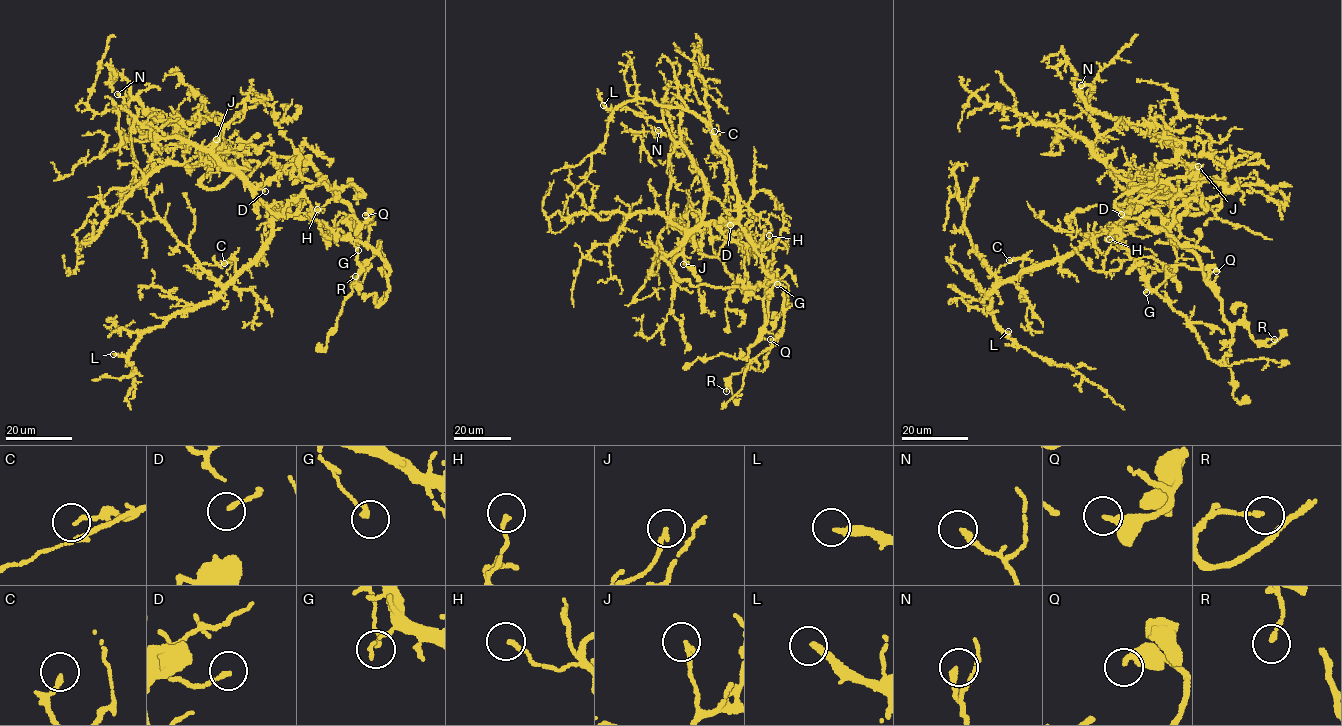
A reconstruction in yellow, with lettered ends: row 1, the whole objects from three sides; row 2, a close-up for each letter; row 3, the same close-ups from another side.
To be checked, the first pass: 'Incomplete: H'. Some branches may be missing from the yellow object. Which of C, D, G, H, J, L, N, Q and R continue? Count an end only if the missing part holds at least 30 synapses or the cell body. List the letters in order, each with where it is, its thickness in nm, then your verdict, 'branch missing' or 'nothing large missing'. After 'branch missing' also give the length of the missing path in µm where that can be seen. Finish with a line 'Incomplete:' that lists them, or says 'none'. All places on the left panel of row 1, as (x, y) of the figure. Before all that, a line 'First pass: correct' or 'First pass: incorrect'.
First pass: incorrect
C: at (224, 263); 150 nm thick; nothing large missing
D: at (265, 191); 150 nm thick; nothing large missing
G: at (358, 250); 170 nm thick; nothing large missing
H: at (317, 209); 150 nm thick; nothing large missing
J: at (216, 139); 150 nm thick; nothing large missing
L: at (113, 354); 260 nm thick; branch missing; about 30 µm are missing
N: at (117, 94); 220 nm thick; nothing large missing
Q: at (365, 215); 380 nm thick; nothing large missing
R: at (355, 276); 170 nm thick; nothing large missing
Incomplete: L

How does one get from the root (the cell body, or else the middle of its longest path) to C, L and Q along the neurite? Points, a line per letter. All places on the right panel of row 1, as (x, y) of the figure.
C: (1138, 189), (1131, 194), (1127, 214), (1119, 223), (1093, 235), (1071, 252), (1022, 272), (1021, 258), (1009, 260)
L: (1138, 189), (1114, 227), (1062, 257), (1025, 268), (990, 291), (989, 310), (996, 327), (1008, 331)
Q: (1138, 189), (1163, 184), (1197, 215), (1201, 194), (1174, 213), (1171, 238), (1206, 282), (1216, 271)

